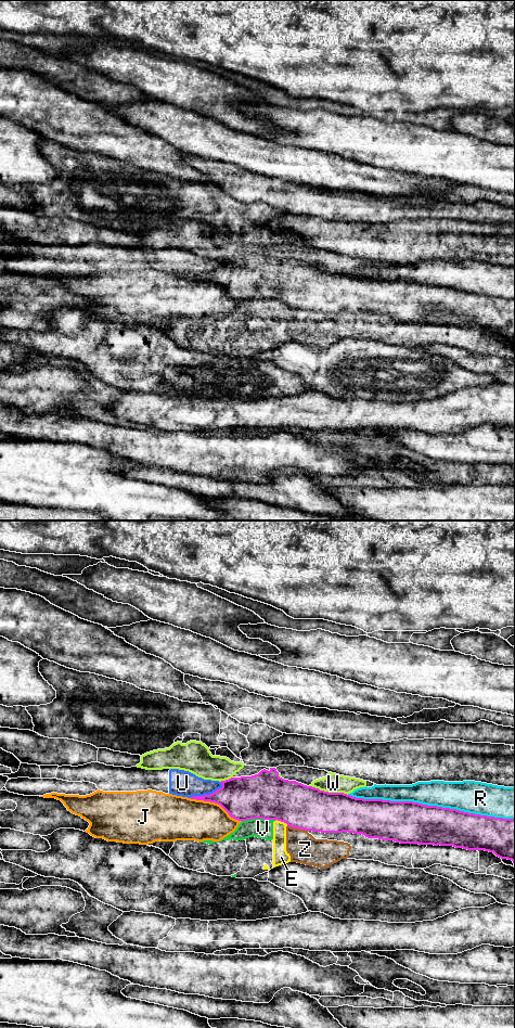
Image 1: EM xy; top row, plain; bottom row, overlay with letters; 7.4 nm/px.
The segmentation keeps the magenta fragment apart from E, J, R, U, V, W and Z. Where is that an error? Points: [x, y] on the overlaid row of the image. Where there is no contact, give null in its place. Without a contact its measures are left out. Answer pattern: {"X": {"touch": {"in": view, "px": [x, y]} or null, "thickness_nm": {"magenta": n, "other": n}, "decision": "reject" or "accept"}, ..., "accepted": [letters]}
{"E": {"touch": {"in": "xy", "px": [282, 821]}, "thickness_nm": {"magenta": 340, "other": 110}, "decision": "reject"}, "J": {"touch": {"in": "xy", "px": [216, 802]}, "thickness_nm": {"magenta": 320, "other": 320}, "decision": "reject"}, "R": {"touch": {"in": "xy", "px": [432, 806]}, "thickness_nm": {"magenta": 320, "other": 220}, "decision": "reject"}, "U": {"touch": {"in": "xy", "px": [206, 795]}, "thickness_nm": {"magenta": 300, "other": 190}, "decision": "reject"}, "V": {"touch": {"in": "xy", "px": [258, 818]}, "thickness_nm": {"magenta": 340, "other": 140}, "decision": "reject"}, "W": {"touch": {"in": "xy", "px": [327, 792]}, "thickness_nm": {"magenta": 320, "other": 140}, "decision": "reject"}, "Z": {"touch": {"in": "xy", "px": [297, 827]}, "thickness_nm": {"magenta": 320, "other": 220}, "decision": "reject"}, "accepted": []}

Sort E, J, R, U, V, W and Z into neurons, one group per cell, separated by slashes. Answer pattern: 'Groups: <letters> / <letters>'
Groups: E V Z / J / R / U / W

